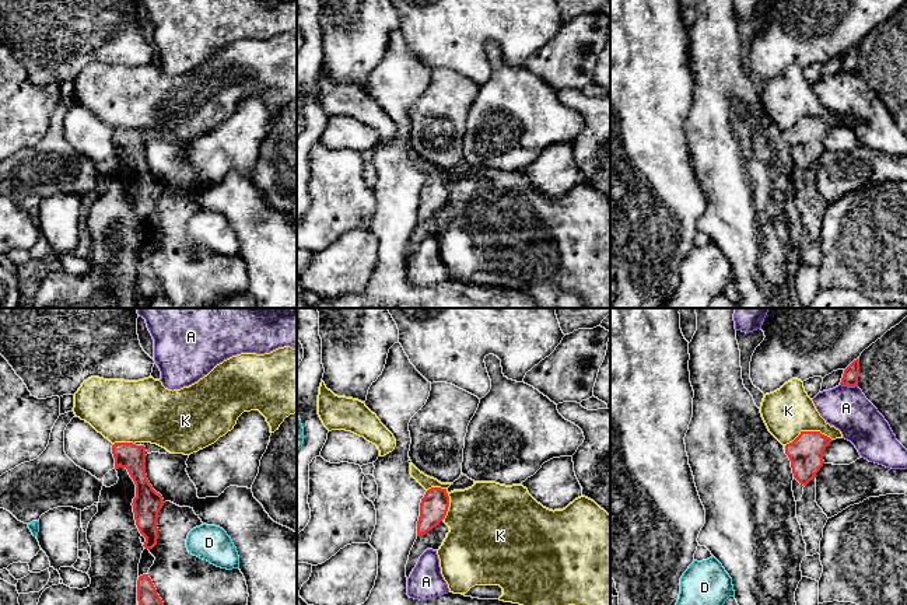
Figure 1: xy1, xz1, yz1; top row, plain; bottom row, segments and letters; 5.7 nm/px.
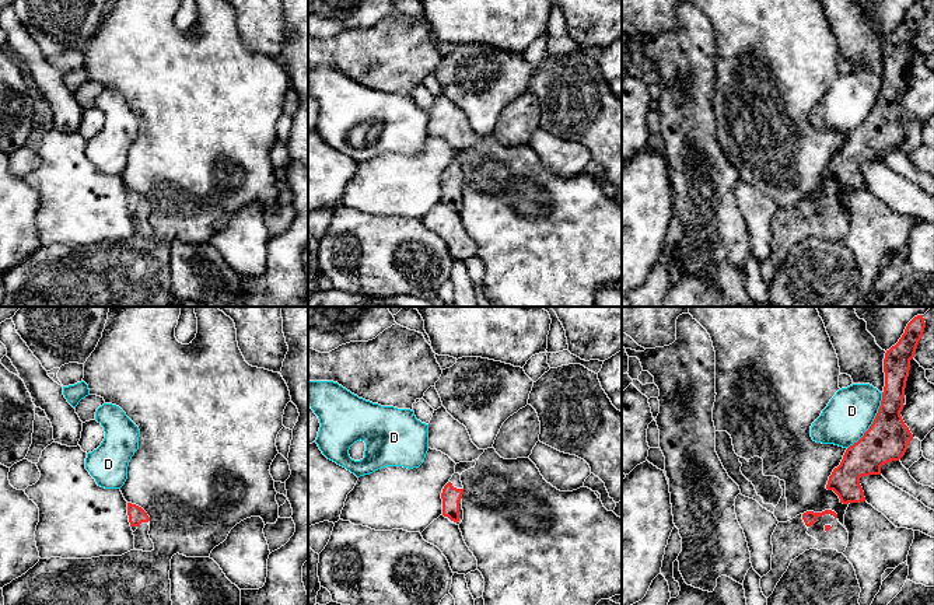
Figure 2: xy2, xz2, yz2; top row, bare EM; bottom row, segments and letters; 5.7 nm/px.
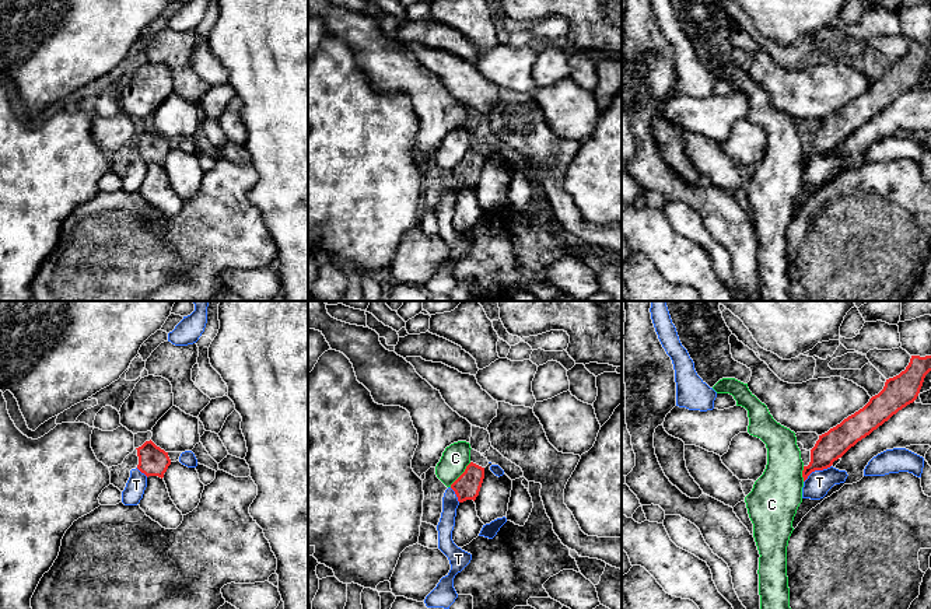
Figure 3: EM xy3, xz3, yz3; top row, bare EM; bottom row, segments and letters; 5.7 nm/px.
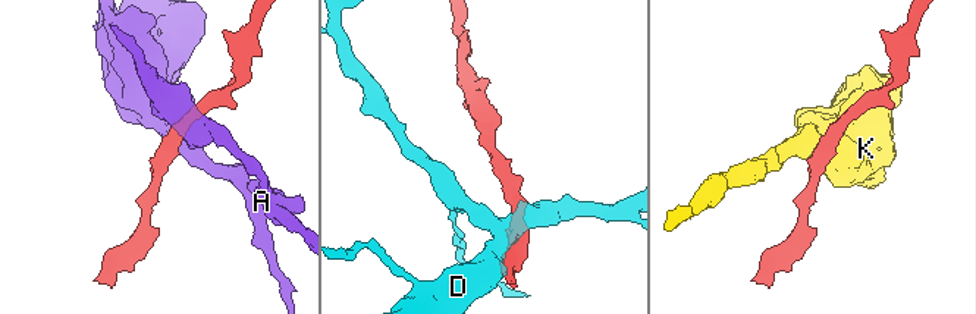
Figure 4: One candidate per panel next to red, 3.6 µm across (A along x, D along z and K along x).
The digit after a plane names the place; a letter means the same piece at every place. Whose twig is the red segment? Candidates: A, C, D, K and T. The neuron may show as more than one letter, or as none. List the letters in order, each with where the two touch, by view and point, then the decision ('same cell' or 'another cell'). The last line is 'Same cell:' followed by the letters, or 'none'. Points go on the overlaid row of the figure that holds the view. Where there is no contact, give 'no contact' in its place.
A: yz1 (848, 385) | another cell
C: xz3 (461, 475) | another cell
D: yz2 (873, 422) | another cell
K: xz1 (448, 497) | another cell
T: yz3 (816, 469) | another cell
Same cell: none

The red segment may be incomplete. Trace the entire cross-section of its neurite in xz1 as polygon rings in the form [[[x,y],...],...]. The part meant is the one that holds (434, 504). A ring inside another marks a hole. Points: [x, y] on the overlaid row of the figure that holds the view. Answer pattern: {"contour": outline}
{"contour": [[[428,489],[420,503],[417,536],[426,535],[428,531],[435,528],[445,518],[448,507],[449,496],[447,489]]]}

